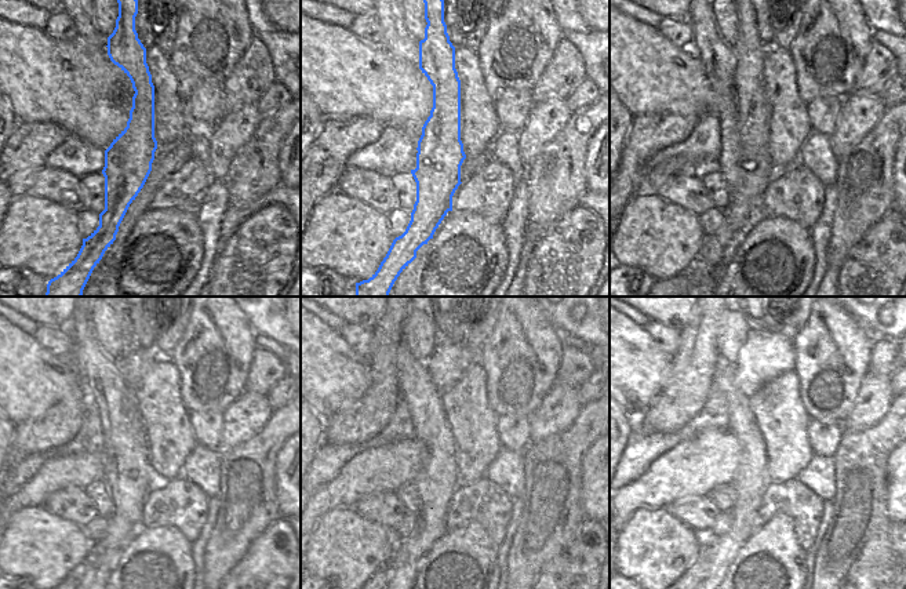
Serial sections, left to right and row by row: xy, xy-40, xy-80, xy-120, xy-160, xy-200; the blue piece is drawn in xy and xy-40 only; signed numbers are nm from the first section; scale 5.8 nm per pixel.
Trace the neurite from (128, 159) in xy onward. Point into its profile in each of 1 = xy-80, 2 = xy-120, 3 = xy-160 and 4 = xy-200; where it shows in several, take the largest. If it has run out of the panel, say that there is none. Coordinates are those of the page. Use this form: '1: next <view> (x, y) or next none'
1: next xy-80 (748, 171)
2: next xy-120 (130, 493)
3: next xy-160 (424, 486)
4: next xy-200 (756, 482)

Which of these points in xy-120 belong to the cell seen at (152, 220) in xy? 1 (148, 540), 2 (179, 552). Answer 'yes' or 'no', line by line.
1: yes
2: yes

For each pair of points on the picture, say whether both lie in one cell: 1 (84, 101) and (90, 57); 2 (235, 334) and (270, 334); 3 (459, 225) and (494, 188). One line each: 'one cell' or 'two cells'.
1: one cell
2: two cells
3: two cells

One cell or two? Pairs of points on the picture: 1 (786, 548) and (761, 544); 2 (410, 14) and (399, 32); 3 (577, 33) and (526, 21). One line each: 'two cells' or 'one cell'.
1: one cell
2: two cells
3: two cells

